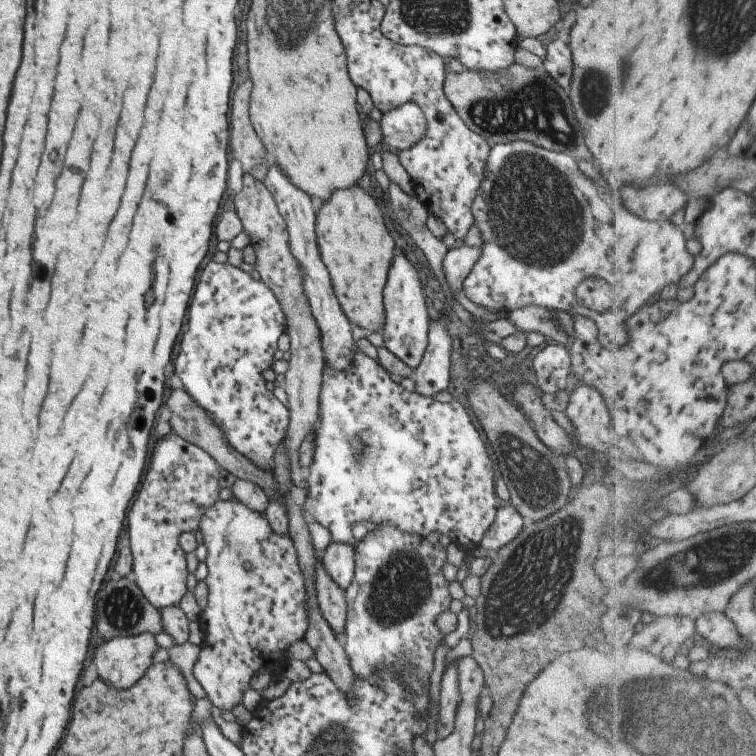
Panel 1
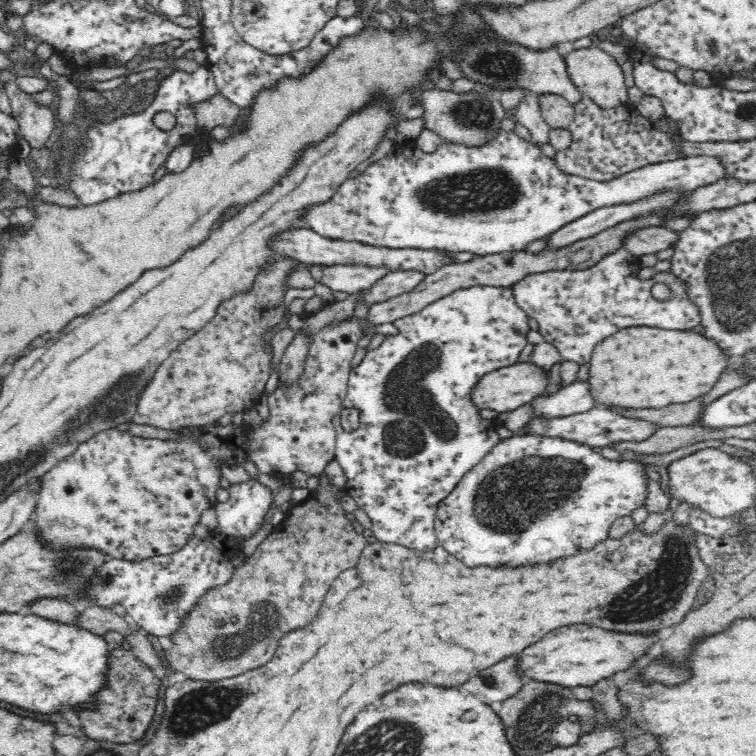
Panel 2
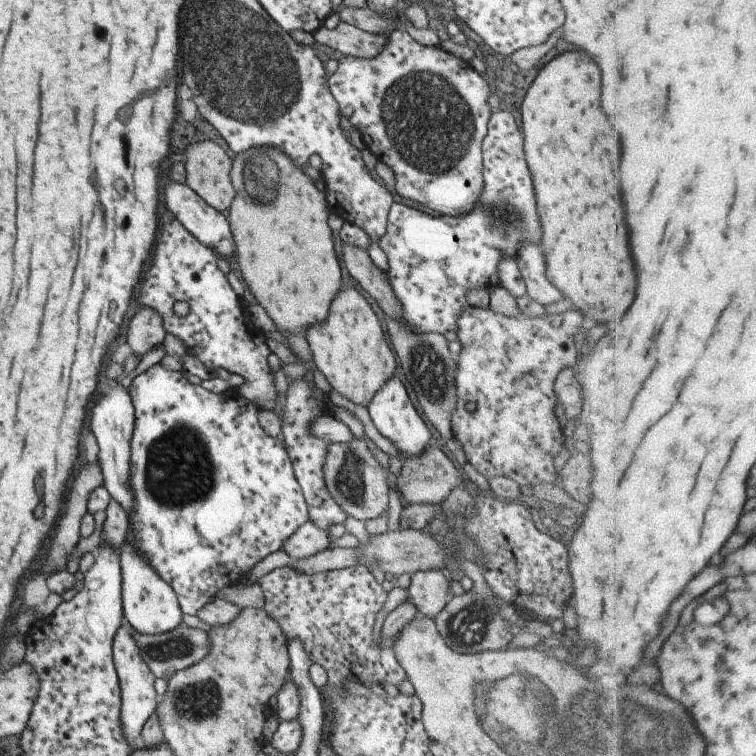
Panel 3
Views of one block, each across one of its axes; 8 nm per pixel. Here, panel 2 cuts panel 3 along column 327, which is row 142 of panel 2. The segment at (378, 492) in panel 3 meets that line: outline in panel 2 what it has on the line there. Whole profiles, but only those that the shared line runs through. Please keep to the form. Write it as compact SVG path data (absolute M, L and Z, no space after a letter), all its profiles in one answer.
M434 88L422 91L419 98L420 108L424 108L422 117L426 122L426 129L435 132L443 142L466 148L480 148L490 144L503 130L501 123L511 117L511 113L500 102L498 94L491 91L456 93Z

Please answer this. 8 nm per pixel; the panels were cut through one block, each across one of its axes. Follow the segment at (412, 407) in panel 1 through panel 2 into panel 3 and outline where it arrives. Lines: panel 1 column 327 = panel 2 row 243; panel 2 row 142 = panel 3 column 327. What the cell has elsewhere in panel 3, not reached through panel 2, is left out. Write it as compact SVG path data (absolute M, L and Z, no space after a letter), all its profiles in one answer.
M303 377L293 379L287 385L282 403L282 429L279 438L284 443L292 464L295 480L300 486L306 502L308 520L317 528L327 532L329 526L333 526L335 523L341 524L348 517L348 514L332 499L324 483L322 466L329 443L323 442L313 433L310 433L311 423L321 416L323 406L320 406L312 393L310 384Z

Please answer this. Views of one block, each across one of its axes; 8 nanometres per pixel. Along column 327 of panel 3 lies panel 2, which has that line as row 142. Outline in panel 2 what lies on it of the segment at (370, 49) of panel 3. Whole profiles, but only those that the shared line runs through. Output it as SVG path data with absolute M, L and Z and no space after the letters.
M14 81L6 86L6 94L15 119L18 122L19 132L28 140L30 146L34 148L46 147L48 138L54 132L54 115L48 107L36 105L30 95L16 88Z

